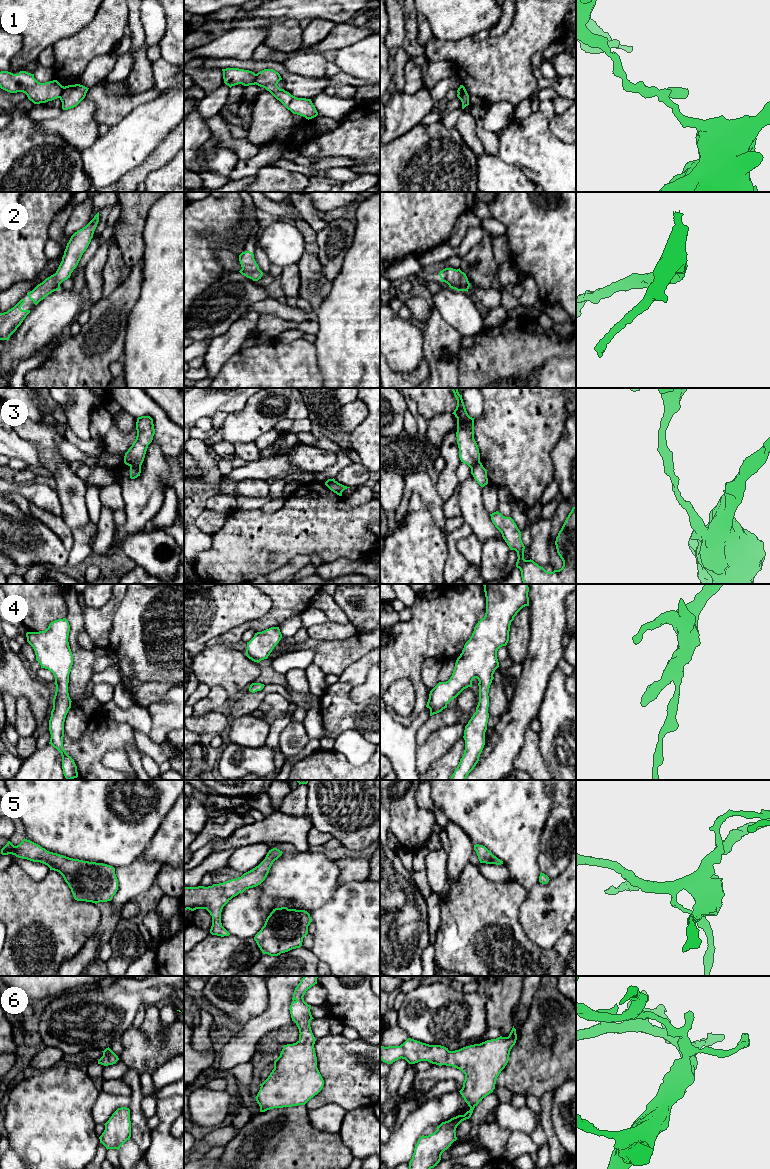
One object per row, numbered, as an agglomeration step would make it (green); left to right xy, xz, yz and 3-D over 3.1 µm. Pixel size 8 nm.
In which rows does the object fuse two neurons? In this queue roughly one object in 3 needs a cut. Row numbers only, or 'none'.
1, 3

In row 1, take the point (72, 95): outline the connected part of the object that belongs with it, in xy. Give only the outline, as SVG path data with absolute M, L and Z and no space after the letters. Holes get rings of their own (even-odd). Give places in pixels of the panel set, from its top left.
M80 84L65 86L60 96L62 109L68 110L76 107L85 98L88 89Z

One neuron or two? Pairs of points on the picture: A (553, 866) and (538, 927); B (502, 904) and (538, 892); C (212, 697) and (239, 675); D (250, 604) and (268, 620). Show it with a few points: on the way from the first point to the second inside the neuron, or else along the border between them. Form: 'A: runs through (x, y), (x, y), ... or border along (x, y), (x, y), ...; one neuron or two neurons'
A: border along (565, 868), (558, 875), (550, 879); two neurons
B: border along (527, 893), (519, 907), (518, 920); two neurons
C: border along (211, 687), (221, 686), (229, 695); two neurons
D: border along (272, 600), (272, 606), (262, 616), (241, 624); two neurons

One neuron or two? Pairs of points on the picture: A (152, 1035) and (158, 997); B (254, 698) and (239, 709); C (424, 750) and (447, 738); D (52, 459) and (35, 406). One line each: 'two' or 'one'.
A: two
B: one
C: one
D: two

